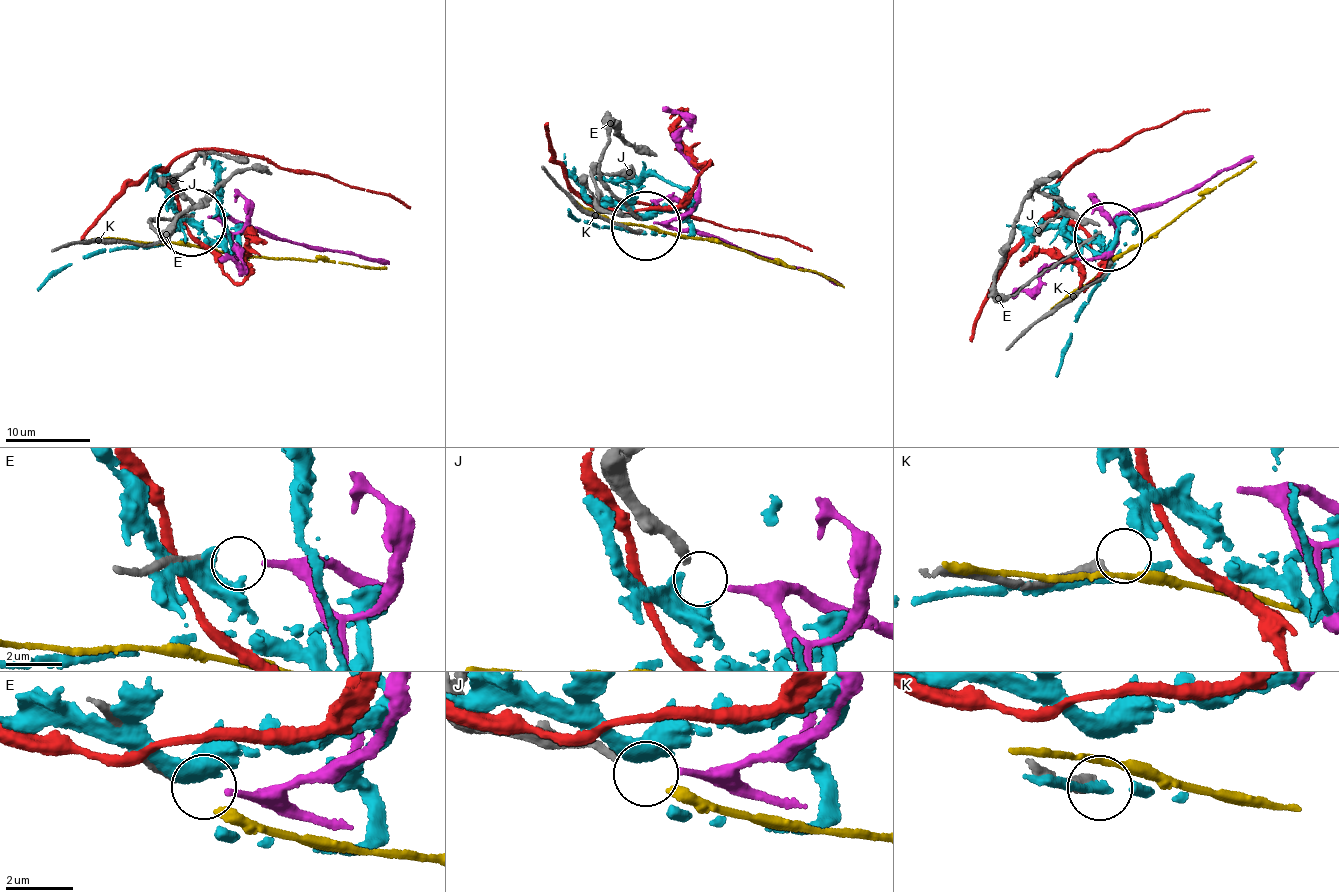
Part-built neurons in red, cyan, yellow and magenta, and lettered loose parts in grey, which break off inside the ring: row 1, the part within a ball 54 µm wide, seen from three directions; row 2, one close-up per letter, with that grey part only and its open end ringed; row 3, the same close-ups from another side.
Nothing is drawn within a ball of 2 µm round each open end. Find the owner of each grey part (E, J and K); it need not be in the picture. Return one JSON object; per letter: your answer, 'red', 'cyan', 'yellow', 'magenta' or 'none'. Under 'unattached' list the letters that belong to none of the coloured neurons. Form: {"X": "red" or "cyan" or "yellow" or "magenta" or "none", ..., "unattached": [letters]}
{"E": "magenta", "J": "none", "K": "none", "unattached": ["J", "K"]}

